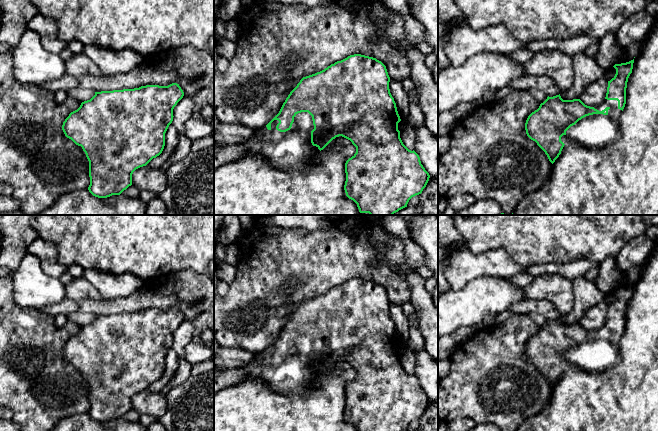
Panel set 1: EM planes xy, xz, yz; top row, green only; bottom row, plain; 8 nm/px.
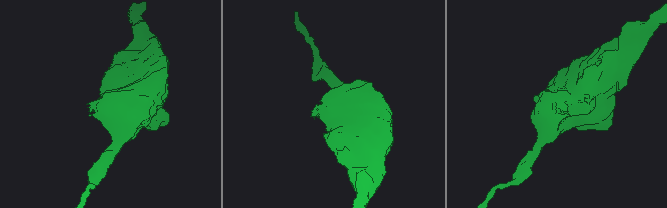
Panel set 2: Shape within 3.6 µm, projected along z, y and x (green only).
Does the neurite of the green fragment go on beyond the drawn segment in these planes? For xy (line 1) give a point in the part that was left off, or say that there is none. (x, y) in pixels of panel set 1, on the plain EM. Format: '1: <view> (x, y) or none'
1: none

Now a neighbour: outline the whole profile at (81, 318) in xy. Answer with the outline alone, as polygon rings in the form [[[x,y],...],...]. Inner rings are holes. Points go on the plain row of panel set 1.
[[[73,312],[67,315],[67,320],[73,321],[79,326],[90,324],[95,319],[95,315],[85,312]]]

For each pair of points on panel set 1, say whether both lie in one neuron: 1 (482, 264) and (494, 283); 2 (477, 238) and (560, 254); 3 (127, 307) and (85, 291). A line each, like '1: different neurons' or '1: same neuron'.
1: different neurons
2: same neuron
3: different neurons

